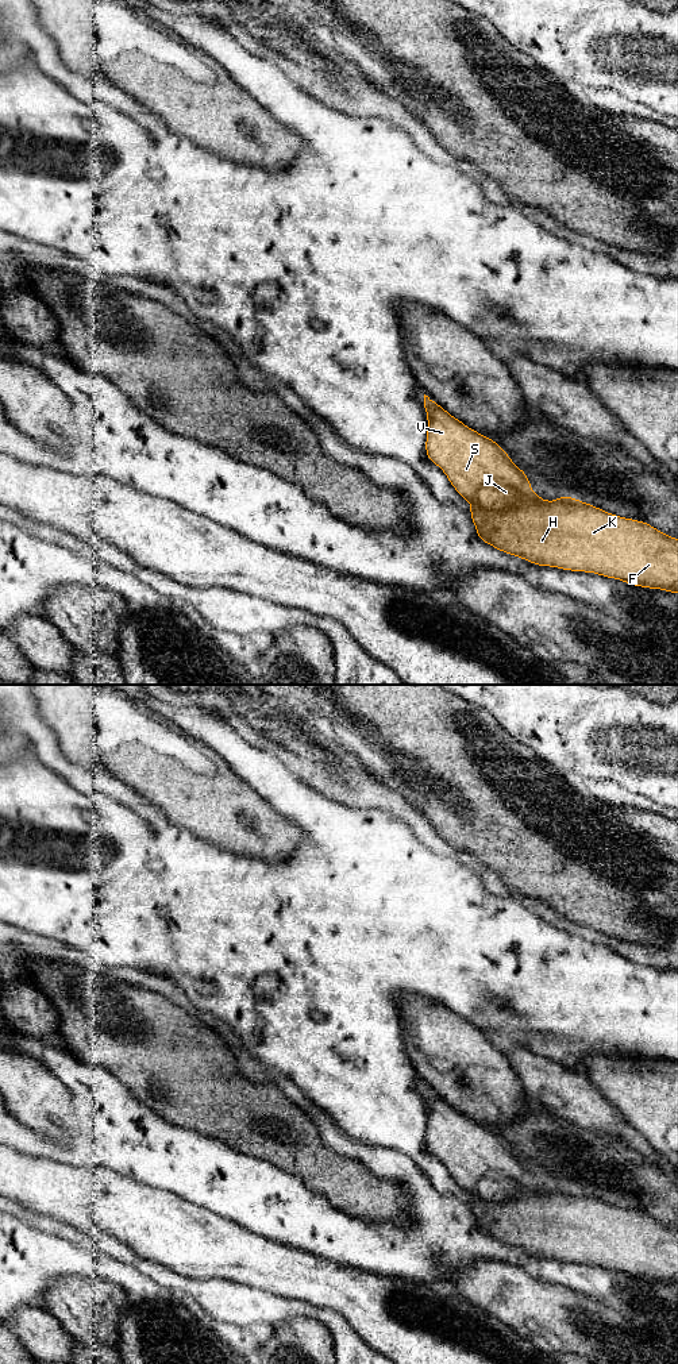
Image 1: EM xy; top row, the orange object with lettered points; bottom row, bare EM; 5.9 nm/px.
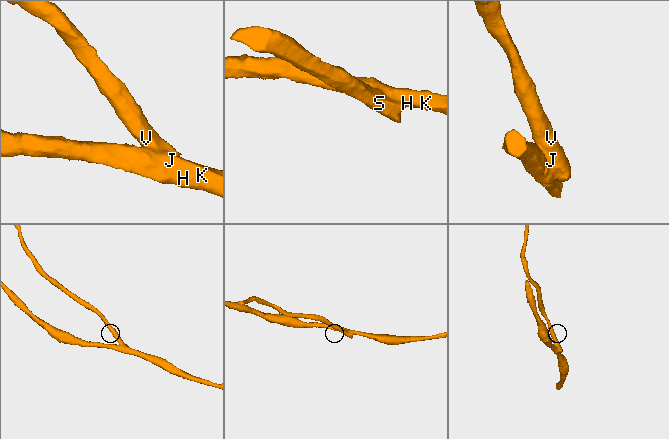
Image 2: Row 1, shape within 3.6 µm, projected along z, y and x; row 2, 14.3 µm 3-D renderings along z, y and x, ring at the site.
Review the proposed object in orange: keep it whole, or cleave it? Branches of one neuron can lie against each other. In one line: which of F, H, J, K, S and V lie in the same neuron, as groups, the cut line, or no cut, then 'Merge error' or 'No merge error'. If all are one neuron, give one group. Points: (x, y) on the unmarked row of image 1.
Groups: F H K / J S V. Split along xy (542, 1190), (501, 1201), (472, 1194). Merge error

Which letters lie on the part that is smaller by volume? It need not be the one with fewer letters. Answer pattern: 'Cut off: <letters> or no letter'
Cut off: J, S, V

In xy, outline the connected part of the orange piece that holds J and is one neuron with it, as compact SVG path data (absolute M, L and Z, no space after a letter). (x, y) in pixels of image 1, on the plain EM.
M425 1086L424 1099L428 1111L427 1148L443 1161L463 1191L490 1202L502 1202L519 1194L540 1194L542 1190L531 1180L525 1163L493 1130L469 1120Z

